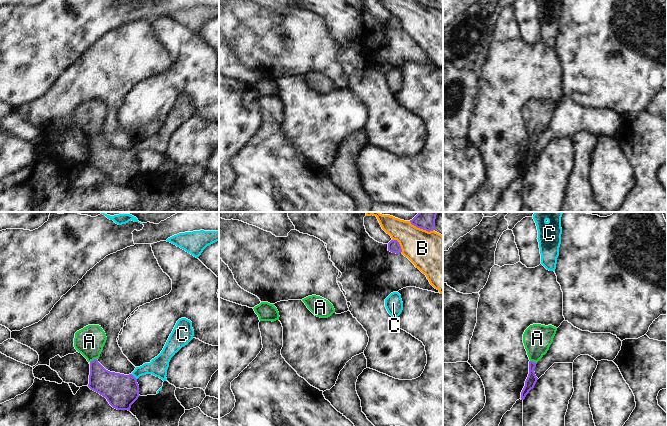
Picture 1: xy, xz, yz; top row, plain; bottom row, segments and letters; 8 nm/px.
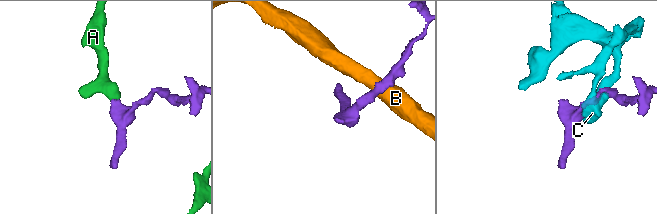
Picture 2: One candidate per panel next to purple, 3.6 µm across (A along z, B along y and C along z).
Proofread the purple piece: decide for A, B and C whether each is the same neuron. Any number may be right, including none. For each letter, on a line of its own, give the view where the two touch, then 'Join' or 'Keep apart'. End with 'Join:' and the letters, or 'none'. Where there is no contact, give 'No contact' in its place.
A: Touches purple in xy. Join
B: Touches purple in xz. Keep apart
C: Touches purple in xy. Keep apart
Join: A.

